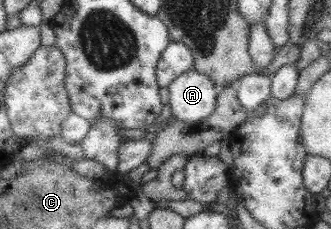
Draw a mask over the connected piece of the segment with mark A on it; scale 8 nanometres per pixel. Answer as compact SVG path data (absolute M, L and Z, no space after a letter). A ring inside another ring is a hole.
M195 69L179 75L167 88L172 119L186 122L200 122L208 117L215 110L221 90L210 76Z

